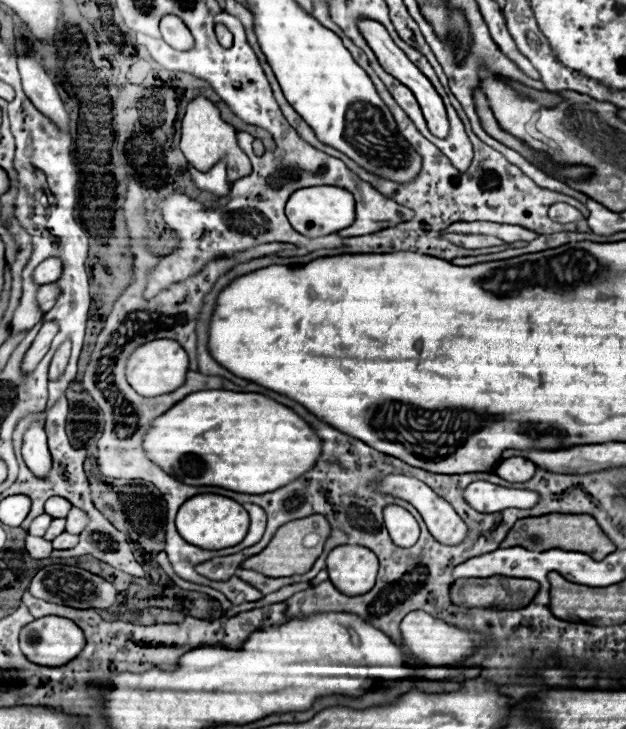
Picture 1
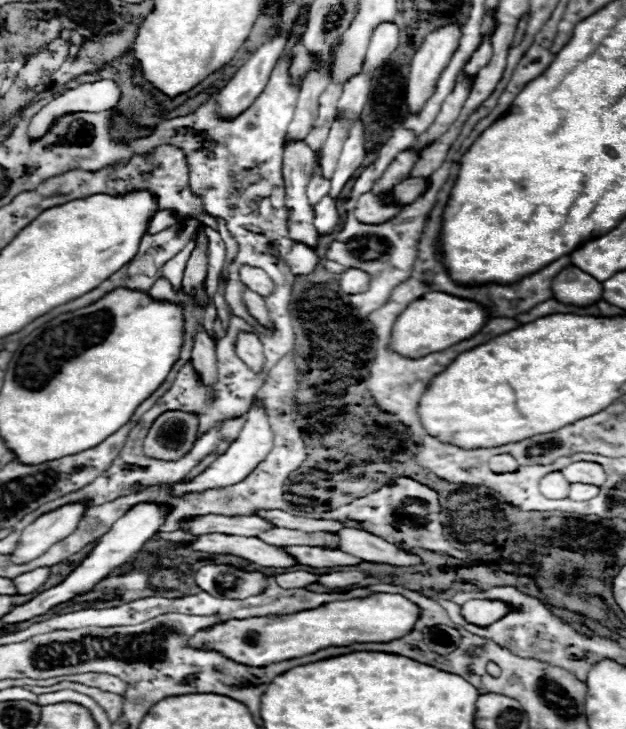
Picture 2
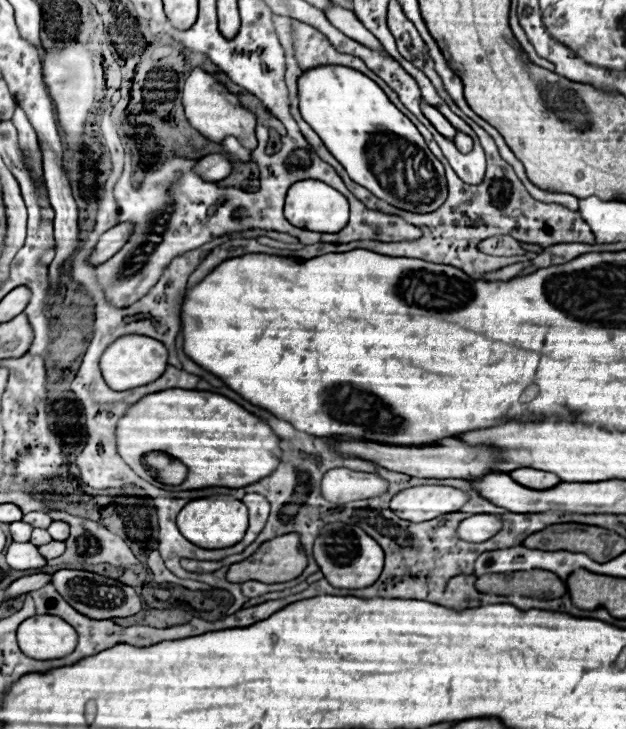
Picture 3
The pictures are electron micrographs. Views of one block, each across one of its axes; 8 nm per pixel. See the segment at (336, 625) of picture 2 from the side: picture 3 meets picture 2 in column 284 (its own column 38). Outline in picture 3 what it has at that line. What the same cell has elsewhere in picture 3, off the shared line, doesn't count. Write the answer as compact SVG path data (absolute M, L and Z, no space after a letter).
M50 614L26 618L18 628L18 646L34 660L62 658L74 650L76 640L76 630Z

